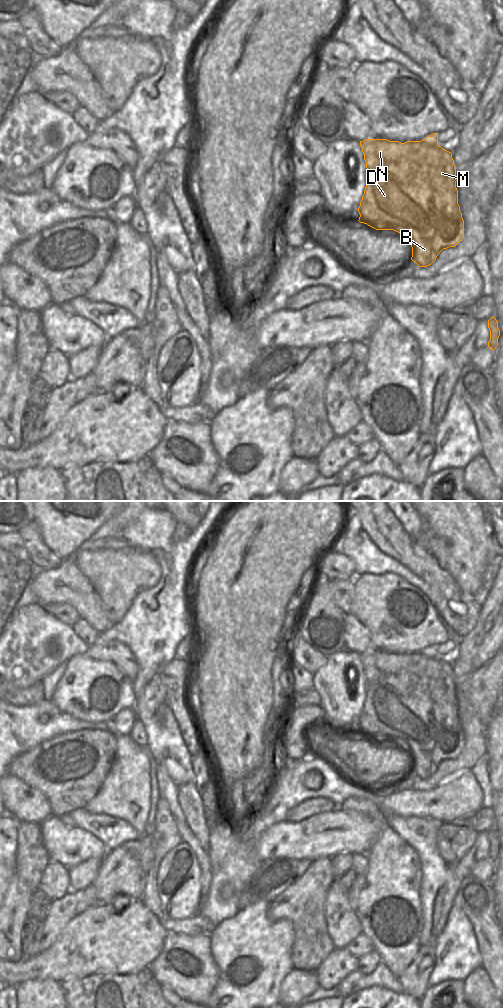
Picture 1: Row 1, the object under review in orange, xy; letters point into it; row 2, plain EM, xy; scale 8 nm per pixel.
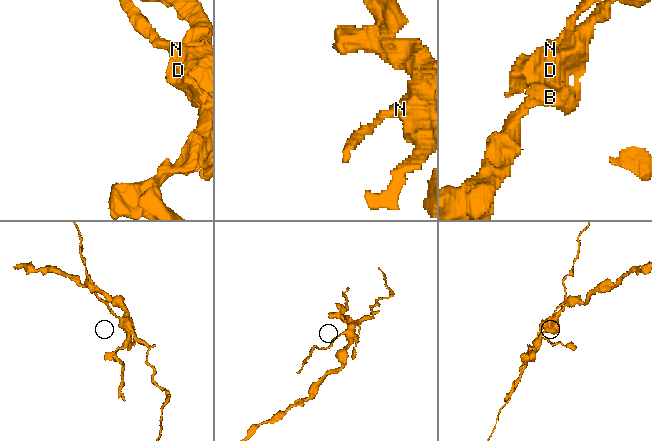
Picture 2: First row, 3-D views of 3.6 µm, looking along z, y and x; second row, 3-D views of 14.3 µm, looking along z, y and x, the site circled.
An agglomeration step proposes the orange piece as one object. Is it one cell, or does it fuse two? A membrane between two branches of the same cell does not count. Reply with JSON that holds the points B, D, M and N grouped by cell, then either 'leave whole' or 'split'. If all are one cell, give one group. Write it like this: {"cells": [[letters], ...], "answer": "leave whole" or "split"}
{"cells": [["B", "D", "M"], ["N"]], "answer": "split"}

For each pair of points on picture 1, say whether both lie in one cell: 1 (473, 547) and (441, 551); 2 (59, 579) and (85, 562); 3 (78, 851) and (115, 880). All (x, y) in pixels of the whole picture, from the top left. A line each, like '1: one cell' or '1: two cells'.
1: two cells
2: two cells
3: two cells

